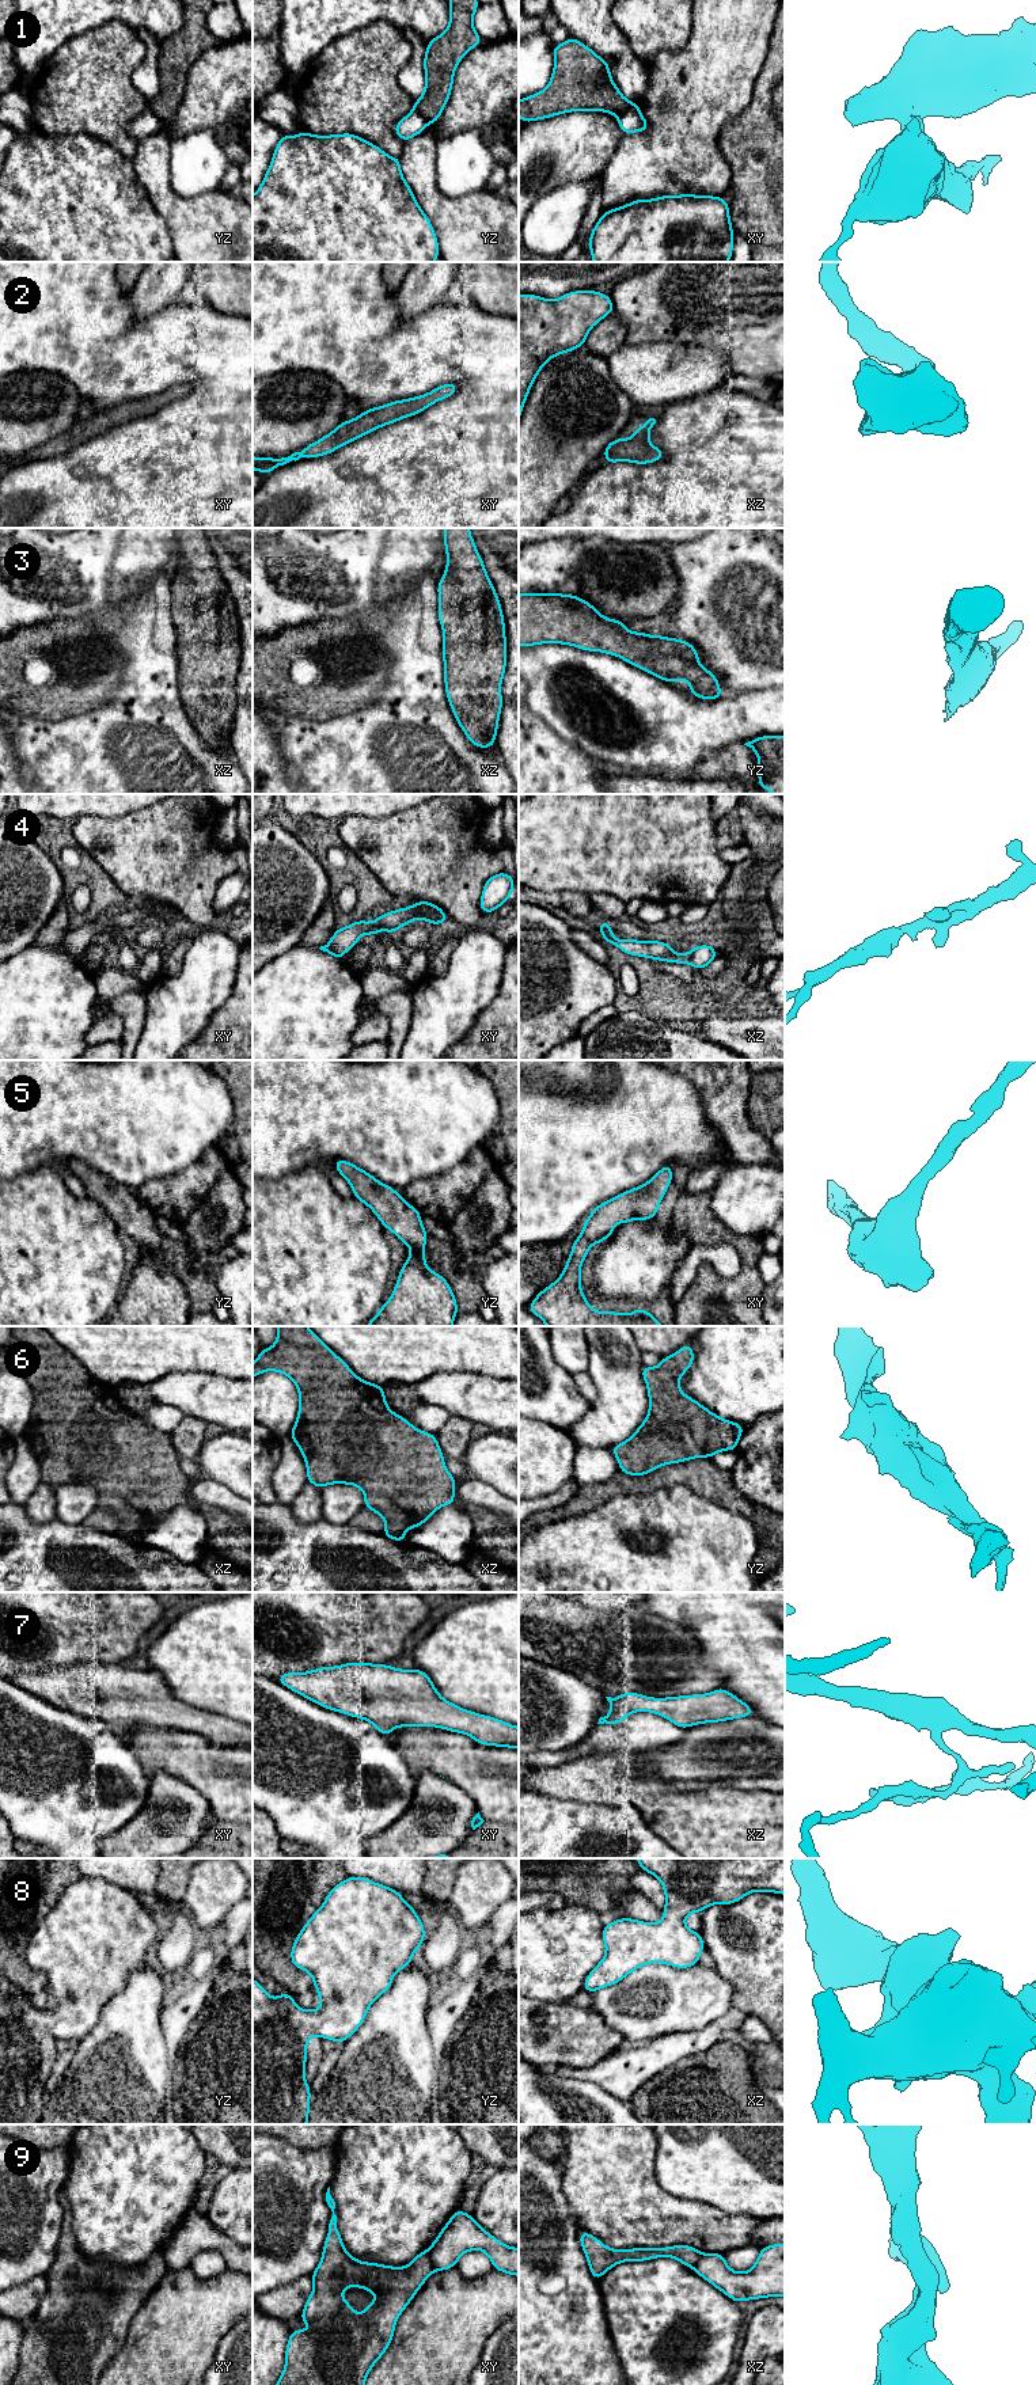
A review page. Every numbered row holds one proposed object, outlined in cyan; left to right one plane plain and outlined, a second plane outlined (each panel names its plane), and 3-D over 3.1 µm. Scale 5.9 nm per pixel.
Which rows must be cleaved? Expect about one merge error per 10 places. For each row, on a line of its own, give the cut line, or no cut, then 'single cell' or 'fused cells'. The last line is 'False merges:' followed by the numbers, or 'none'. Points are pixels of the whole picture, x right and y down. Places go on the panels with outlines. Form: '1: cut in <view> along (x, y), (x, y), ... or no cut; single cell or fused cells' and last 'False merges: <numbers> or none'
1: cut in xy along (636, 105), (617, 116); fused cells
2: no cut; single cell
3: no cut; single cell
4: no cut; single cell
5: no cut; single cell
6: no cut; single cell
7: no cut; single cell
8: no cut; single cell
9: cut in xy along (428, 2251), (435, 2270); fused cells
False merges: 1, 9

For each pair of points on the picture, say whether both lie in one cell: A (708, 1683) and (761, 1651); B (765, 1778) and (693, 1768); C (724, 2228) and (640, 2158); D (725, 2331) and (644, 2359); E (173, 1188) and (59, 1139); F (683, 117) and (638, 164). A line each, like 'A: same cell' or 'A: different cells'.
A: different cells
B: same cell
C: same cell
D: same cell
E: different cells
F: same cell

